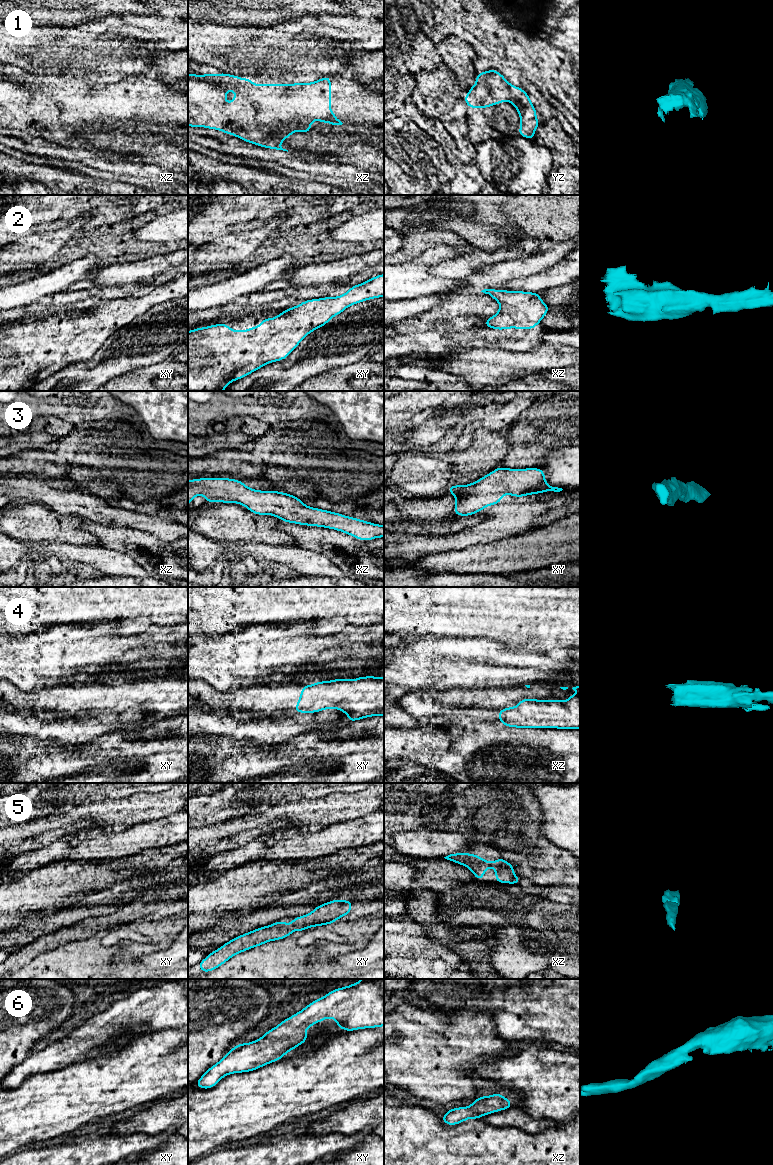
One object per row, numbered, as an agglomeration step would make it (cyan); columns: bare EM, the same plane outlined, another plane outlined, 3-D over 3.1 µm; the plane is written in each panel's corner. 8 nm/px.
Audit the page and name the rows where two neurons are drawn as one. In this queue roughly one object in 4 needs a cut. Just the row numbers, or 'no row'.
no row

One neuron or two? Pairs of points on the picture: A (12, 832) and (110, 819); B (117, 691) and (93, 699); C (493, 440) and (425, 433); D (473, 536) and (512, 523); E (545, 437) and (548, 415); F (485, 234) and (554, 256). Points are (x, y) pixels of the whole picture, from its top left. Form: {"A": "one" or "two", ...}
{"A": "one", "B": "one", "C": "two", "D": "one", "E": "one", "F": "two"}

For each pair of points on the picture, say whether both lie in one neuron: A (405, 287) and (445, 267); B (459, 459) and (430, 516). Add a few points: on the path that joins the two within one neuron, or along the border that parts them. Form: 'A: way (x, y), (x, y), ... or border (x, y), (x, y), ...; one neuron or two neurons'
A: border (429, 268), (429, 272), (433, 275), (454, 279); two neurons
B: border (446, 491), (437, 497), (416, 497); two neurons

